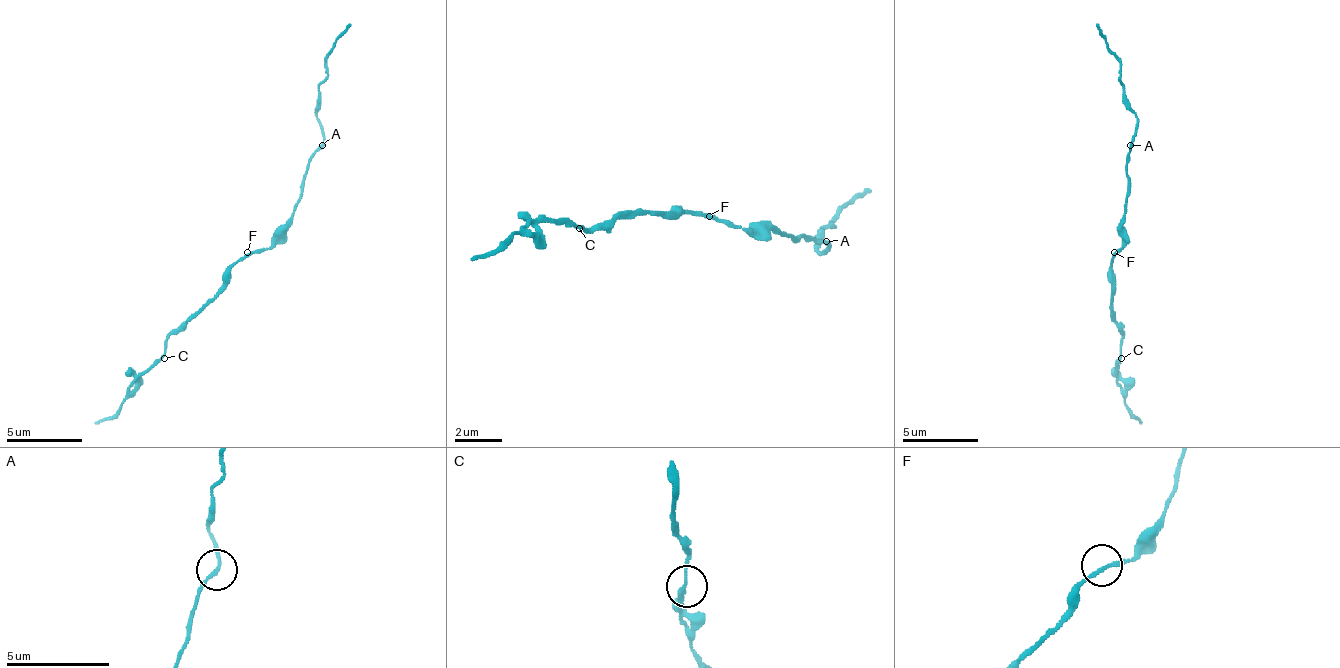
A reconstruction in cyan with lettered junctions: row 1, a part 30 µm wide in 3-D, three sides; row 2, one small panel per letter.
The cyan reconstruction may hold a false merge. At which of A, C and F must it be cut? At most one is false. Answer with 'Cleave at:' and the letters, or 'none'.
Cleave at: A

